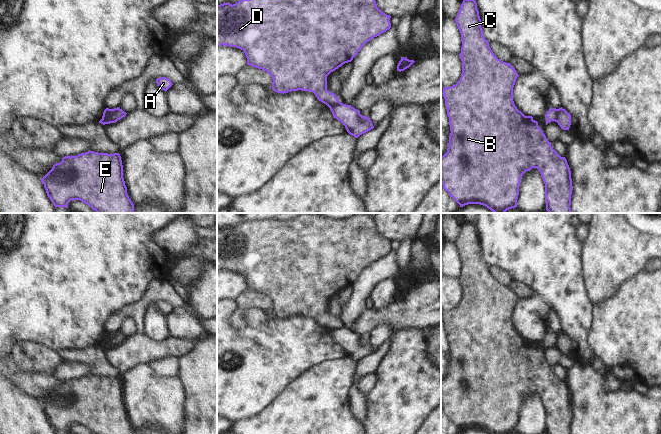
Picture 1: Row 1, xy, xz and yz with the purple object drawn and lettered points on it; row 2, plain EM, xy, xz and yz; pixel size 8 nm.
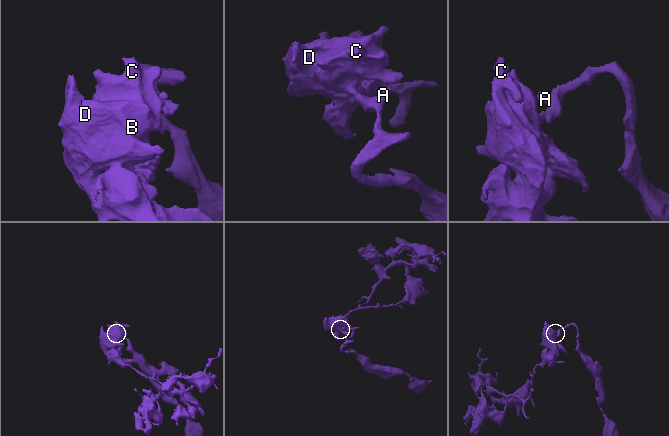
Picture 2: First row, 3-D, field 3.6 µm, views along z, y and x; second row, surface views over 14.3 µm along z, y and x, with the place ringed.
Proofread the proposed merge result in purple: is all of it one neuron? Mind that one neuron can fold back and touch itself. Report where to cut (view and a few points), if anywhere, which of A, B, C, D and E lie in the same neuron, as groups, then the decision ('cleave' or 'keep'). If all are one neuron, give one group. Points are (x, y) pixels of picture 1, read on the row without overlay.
cut in xy along (112, 333), (109, 344), (106, 347); A / B C D E; cleave

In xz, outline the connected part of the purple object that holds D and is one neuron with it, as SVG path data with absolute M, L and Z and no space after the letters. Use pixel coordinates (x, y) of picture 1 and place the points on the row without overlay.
M304 213L286 221L254 220L233 229L217 229L217 271L225 269L243 274L247 289L262 293L272 301L273 315L282 318L310 315L319 325L332 331L341 326L336 318L327 314L327 300L351 286L368 265L389 254L390 242L377 231L375 222L366 213L357 213L346 219L329 219L319 213Z

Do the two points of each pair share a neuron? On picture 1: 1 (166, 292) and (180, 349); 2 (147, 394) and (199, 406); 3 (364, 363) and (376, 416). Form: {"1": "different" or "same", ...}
{"1": "different", "2": "different", "3": "different"}

